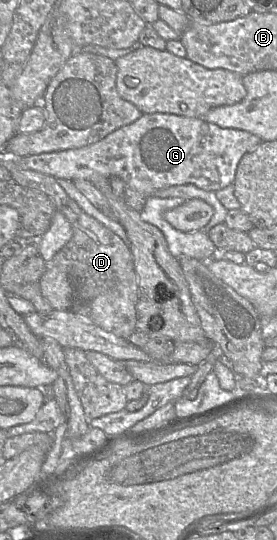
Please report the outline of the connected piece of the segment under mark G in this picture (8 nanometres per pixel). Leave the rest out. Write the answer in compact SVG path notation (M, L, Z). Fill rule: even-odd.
M167 113L143 114L135 122L123 126L102 140L81 148L42 153L16 158L24 169L35 170L56 179L86 179L117 176L144 197L177 185L193 184L205 191L218 191L233 184L241 158L254 151L261 138L244 130L221 128L203 118L189 118Z

